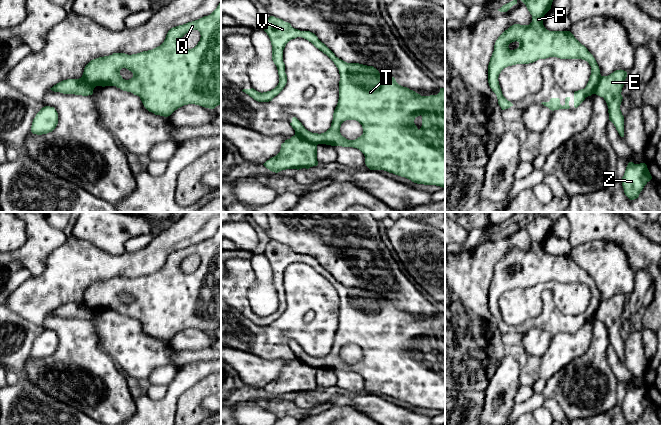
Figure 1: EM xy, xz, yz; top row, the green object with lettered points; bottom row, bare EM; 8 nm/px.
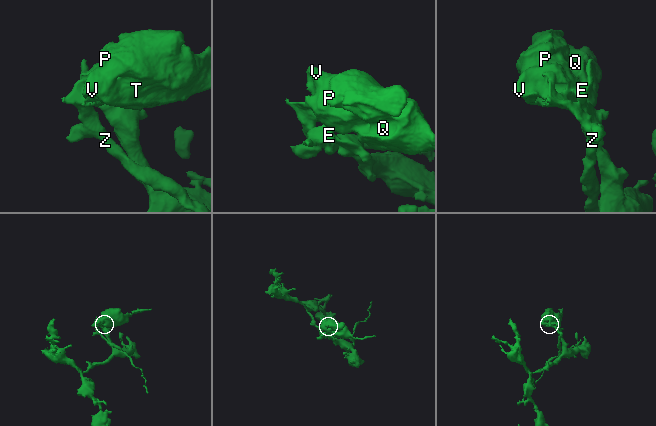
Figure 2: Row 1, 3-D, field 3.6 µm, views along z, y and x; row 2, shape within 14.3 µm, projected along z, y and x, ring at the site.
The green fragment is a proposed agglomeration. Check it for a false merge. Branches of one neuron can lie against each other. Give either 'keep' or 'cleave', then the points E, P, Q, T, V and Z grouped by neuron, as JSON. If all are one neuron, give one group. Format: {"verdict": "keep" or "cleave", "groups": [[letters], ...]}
{"verdict": "cleave", "groups": [["E"], ["P", "Q", "T", "V", "Z"]]}

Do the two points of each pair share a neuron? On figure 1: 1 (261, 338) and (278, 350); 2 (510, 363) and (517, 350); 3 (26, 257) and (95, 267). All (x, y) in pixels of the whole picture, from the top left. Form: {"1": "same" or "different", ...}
{"1": "same", "2": "different", "3": "different"}

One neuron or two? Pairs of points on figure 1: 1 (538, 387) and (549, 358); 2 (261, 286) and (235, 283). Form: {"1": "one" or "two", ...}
{"1": "two", "2": "two"}

